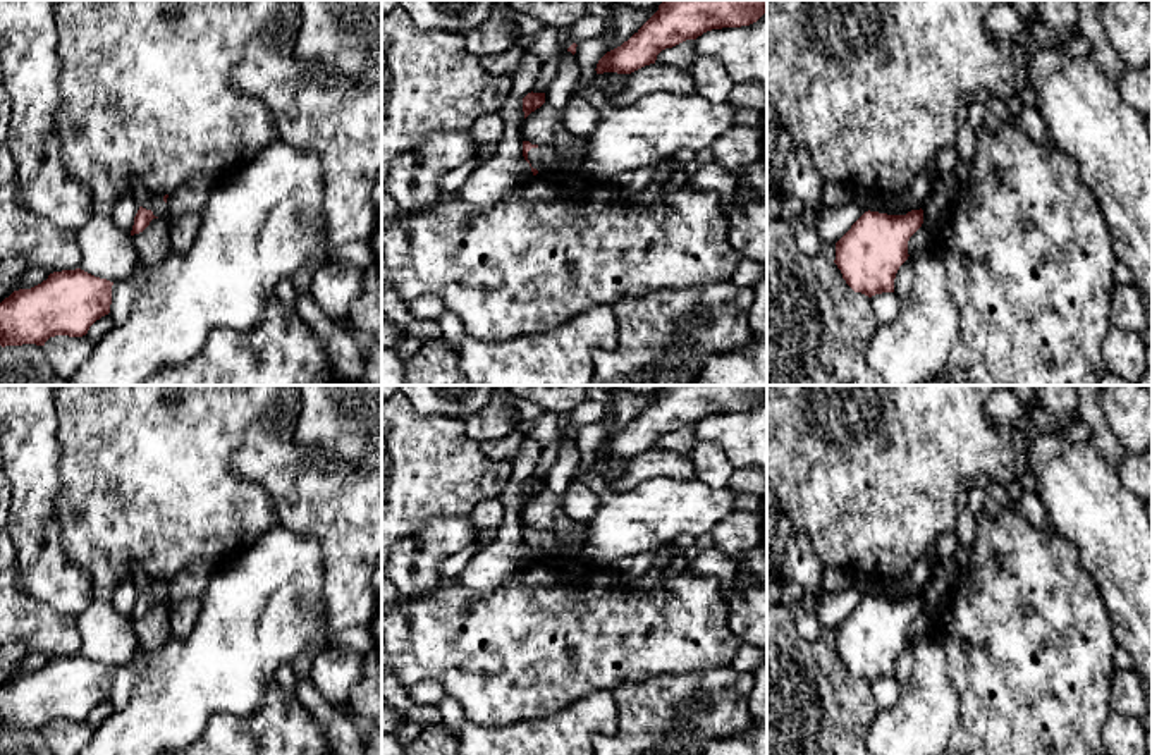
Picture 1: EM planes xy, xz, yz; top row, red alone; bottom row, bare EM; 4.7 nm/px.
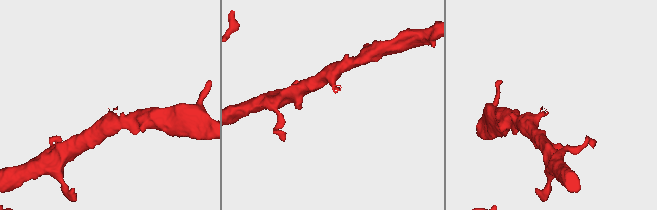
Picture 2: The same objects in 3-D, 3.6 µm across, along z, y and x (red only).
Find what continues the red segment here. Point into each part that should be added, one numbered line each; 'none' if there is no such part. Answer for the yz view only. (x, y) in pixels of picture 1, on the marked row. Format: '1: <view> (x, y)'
none

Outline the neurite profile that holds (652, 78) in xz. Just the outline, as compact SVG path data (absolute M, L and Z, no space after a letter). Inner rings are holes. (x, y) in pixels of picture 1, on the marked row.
M650 64L628 74L626 89L607 101L616 107L626 107L646 93L657 91L691 95L696 91L696 86L686 71L674 65Z

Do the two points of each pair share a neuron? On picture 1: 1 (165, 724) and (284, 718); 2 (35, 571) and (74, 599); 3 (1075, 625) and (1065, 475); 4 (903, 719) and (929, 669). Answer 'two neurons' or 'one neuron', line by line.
1: two neurons
2: one neuron
3: two neurons
4: one neuron

